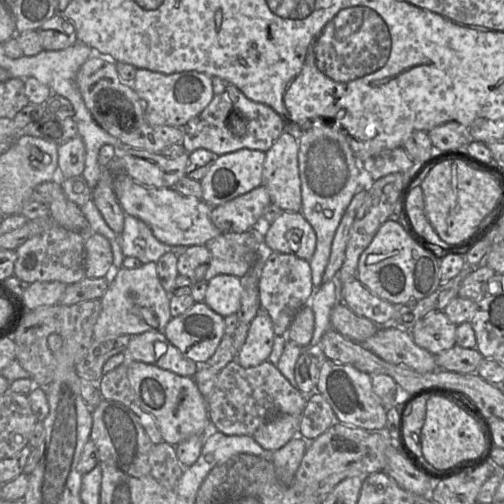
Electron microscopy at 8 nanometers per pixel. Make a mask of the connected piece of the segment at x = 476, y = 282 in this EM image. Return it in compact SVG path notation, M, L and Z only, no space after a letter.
M481 264L464 279L458 296L477 301L482 297L500 294L502 290L501 274L496 273L485 264Z

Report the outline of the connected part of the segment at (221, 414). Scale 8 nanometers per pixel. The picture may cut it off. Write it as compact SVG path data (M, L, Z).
M233 360L217 375L213 391L207 400L208 416L213 428L225 435L253 436L260 426L278 415L301 417L307 396L293 387L268 360L251 368L243 368Z

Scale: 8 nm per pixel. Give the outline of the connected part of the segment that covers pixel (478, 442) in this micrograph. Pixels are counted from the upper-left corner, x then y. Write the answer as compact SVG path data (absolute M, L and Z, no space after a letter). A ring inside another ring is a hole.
M439 396L429 397L426 407L426 418L421 431L421 452L428 467L443 470L461 461L476 459L481 454L484 438L470 415Z

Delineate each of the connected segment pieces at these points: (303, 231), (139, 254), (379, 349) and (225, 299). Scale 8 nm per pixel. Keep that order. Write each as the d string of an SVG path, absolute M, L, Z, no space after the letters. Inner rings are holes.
M283 211L271 224L266 225L264 248L267 252L291 254L309 261L315 252L316 234L301 211Z
M126 215L119 244L124 257L137 258L142 264L156 263L165 253L182 254L190 246L170 246L160 242L142 220Z
M394 325L380 326L376 334L361 343L384 361L420 373L437 369L435 356L413 341L410 331Z
M219 274L208 281L204 302L216 313L227 317L239 310L243 291L242 279Z

